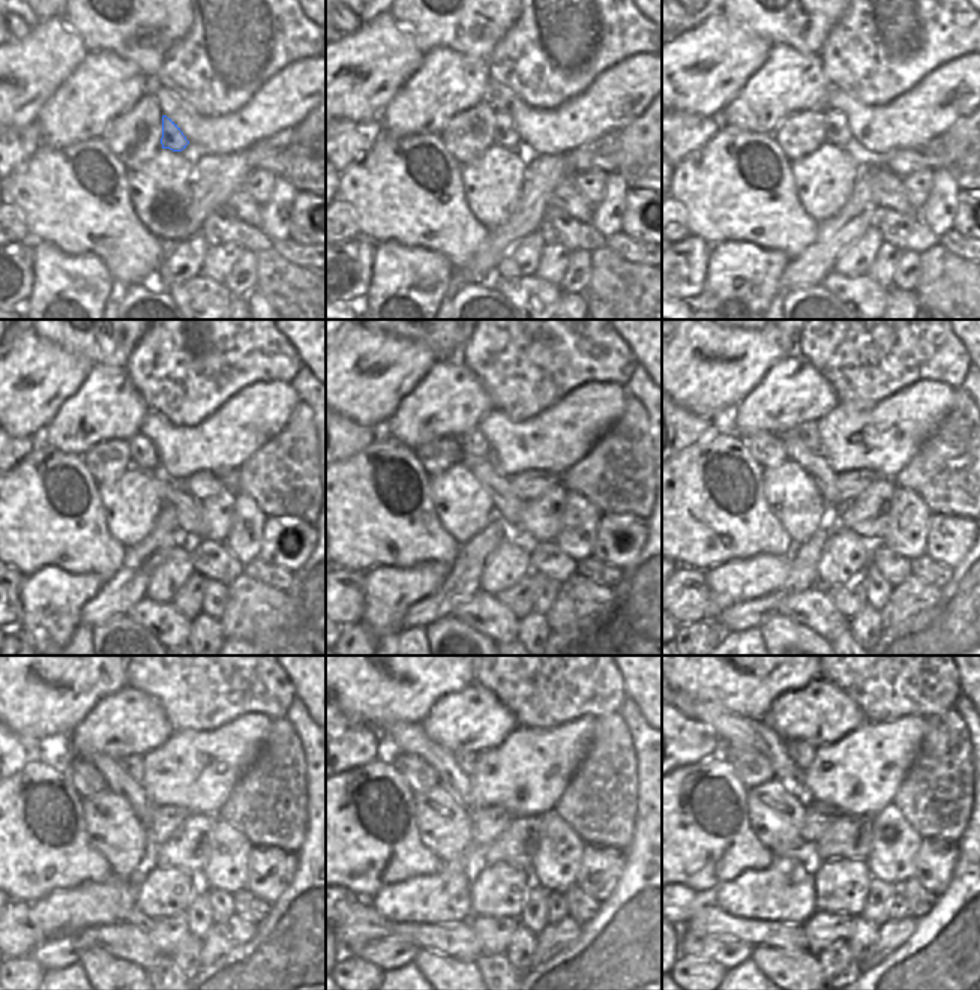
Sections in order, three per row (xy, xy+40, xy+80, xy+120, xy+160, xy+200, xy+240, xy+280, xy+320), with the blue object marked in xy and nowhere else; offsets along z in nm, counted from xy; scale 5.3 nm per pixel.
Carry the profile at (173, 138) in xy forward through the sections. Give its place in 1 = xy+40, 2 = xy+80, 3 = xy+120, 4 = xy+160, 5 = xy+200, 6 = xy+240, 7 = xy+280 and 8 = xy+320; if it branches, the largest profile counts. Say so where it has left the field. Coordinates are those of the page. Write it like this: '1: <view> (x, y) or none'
1: xy+40 (506, 135)
2: xy+80 (838, 132)
3: xy+120 (144, 456)
4: xy+160 (473, 443)
5: xy+200 (808, 434)
6: xy+240 (132, 765)
7: xy+280 (467, 761)
8: xy+320 (802, 753)

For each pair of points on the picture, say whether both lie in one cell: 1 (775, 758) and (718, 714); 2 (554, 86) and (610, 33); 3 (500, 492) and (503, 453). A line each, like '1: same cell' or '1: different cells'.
1: same cell
2: same cell
3: different cells

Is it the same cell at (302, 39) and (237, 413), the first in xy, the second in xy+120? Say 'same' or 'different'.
different

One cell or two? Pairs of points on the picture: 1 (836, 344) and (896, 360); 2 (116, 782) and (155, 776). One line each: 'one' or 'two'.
1: one
2: two

